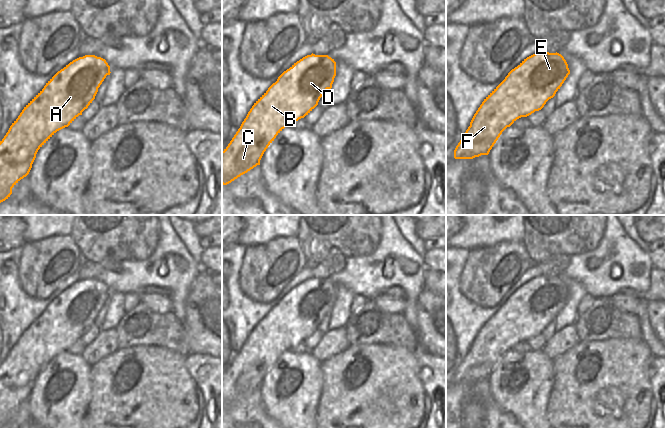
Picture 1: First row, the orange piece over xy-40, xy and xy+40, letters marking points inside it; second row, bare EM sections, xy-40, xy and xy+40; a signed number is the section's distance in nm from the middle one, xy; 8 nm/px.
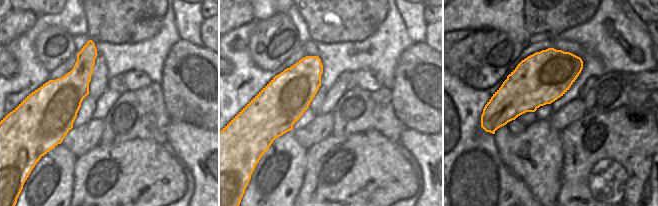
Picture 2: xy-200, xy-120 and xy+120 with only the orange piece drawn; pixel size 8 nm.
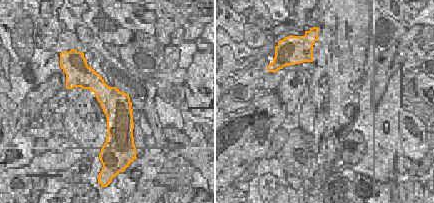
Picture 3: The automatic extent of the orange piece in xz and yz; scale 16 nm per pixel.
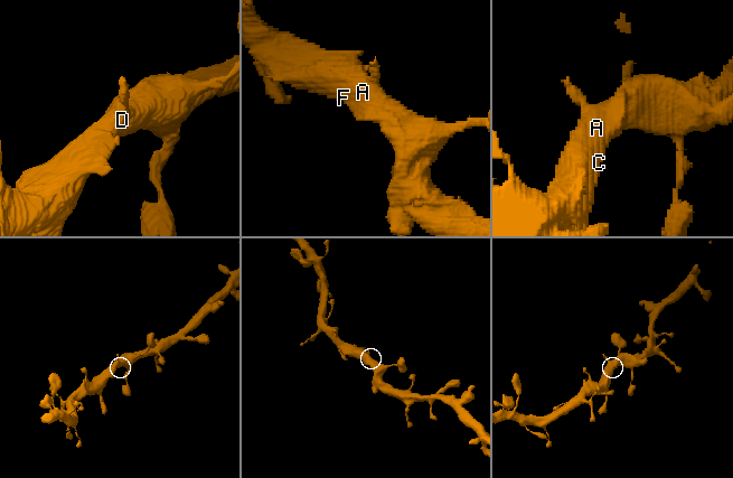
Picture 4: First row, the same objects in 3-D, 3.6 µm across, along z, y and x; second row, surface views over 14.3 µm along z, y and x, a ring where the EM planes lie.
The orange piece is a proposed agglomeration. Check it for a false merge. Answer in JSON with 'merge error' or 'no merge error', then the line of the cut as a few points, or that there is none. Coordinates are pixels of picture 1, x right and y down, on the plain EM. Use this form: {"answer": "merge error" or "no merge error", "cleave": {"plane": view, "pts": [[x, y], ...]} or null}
{"answer": "no merge error", "cleave": null}

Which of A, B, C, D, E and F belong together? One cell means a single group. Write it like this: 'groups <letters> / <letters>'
groups A B C D E F

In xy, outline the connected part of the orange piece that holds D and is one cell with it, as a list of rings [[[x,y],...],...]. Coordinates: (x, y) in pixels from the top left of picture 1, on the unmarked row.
[[[307,279],[284,295],[268,314],[254,327],[240,352],[222,375],[222,408],[227,409],[257,389],[276,360],[285,352],[308,339],[327,313],[332,312],[336,300],[336,286],[328,279]]]

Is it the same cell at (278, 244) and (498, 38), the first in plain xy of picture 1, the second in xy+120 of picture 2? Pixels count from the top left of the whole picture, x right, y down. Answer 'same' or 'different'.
same

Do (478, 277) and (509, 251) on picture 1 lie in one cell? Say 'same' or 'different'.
same

